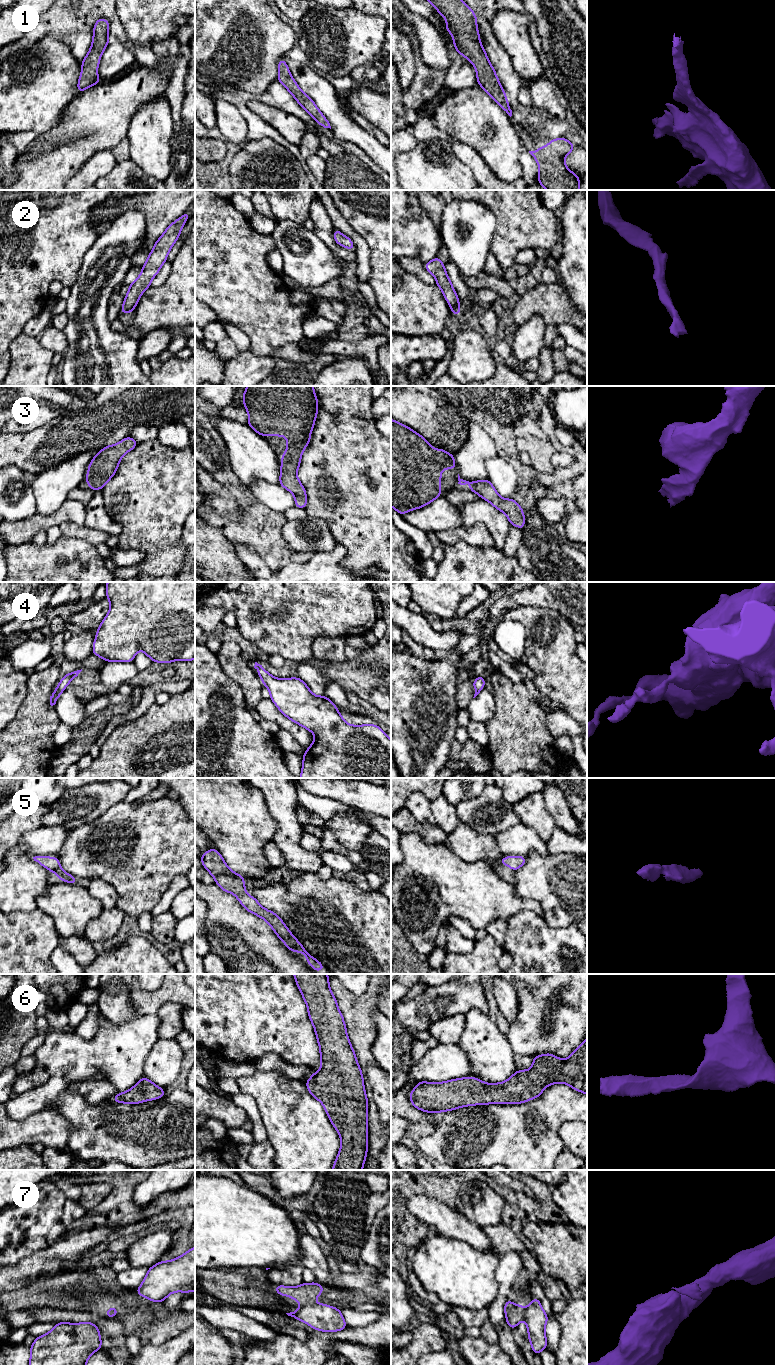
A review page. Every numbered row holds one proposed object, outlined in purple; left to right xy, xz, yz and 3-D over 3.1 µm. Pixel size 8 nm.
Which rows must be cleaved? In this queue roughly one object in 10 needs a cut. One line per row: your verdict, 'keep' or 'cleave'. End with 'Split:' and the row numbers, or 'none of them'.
1: keep
2: keep
3: keep
4: keep
5: keep
6: keep
7: cleave
Split: 7

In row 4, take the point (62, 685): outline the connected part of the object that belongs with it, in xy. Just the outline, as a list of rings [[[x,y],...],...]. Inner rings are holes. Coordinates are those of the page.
[[[82,669],[74,672],[70,672],[62,677],[62,680],[58,683],[56,689],[50,696],[51,706],[56,704],[57,699],[61,695],[61,693],[66,689],[67,685],[70,684],[70,681],[75,679],[81,671]]]

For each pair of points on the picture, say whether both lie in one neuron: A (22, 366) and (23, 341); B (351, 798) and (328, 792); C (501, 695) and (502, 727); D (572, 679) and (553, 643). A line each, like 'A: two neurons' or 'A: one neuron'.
A: one neuron
B: one neuron
C: one neuron
D: one neuron

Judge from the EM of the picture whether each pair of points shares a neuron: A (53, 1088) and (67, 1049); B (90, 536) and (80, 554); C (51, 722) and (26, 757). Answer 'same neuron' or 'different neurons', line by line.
A: different neurons
B: different neurons
C: same neuron

